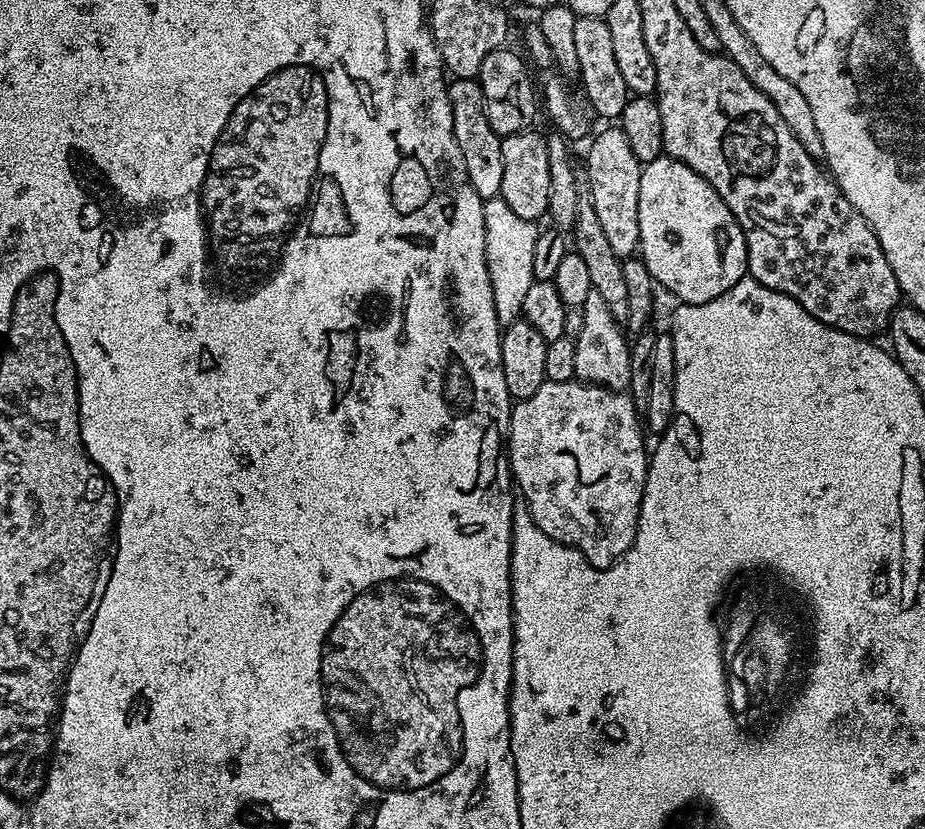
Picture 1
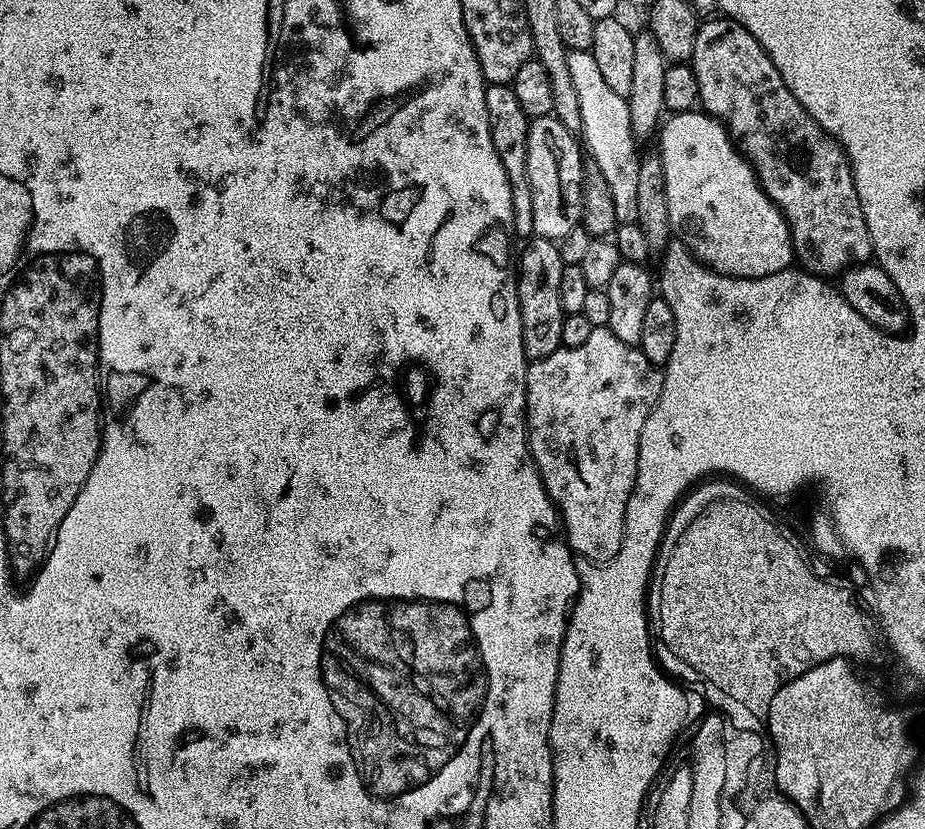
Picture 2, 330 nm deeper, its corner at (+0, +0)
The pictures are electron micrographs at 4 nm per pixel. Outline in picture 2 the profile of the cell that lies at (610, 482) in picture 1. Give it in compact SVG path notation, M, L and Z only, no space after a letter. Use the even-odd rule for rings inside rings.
M607 326L593 327L590 338L586 338L586 342L582 342L582 346L577 348L561 346L557 352L550 354L544 360L534 360L528 365L528 406L526 409L528 449L532 452L532 461L536 463L536 469L540 471L540 480L544 483L544 489L546 489L549 498L556 506L558 520L562 525L562 532L566 537L568 547L572 549L577 557L585 556L583 558L585 561L607 562L613 560L622 546L626 506L636 485L642 430L646 426L648 415L658 402L663 385L664 378L661 369L657 365L651 364L646 358L646 354L641 352L639 347L622 342L622 338L614 335Z

